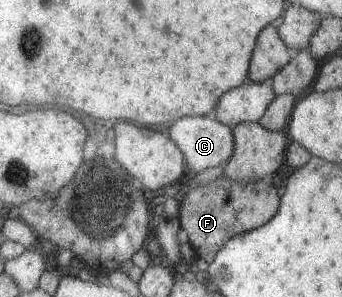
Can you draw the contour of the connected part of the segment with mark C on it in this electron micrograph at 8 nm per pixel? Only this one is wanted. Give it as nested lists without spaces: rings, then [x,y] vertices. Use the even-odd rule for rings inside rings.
[[[184,116],[169,125],[169,138],[180,148],[188,164],[190,175],[202,172],[207,167],[226,163],[233,154],[233,135],[231,128],[221,124],[216,118],[205,116]]]

